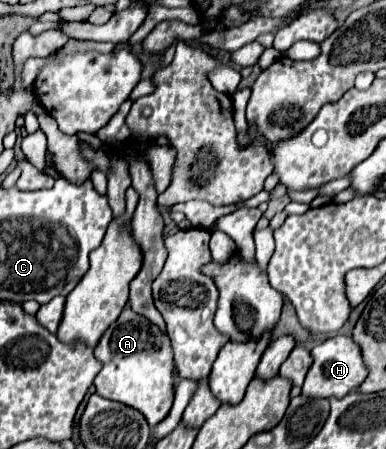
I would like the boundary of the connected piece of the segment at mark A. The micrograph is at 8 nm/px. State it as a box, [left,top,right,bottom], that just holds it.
[93,306,175,428]

